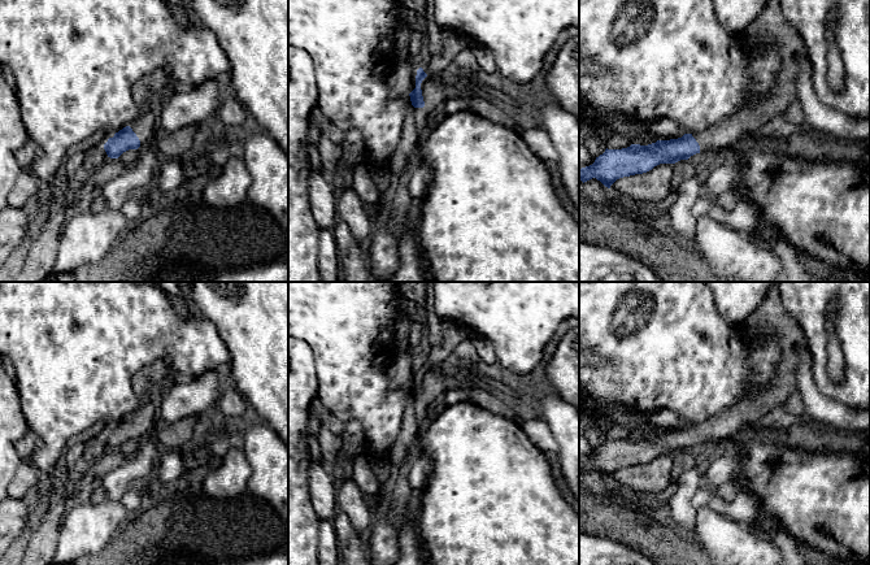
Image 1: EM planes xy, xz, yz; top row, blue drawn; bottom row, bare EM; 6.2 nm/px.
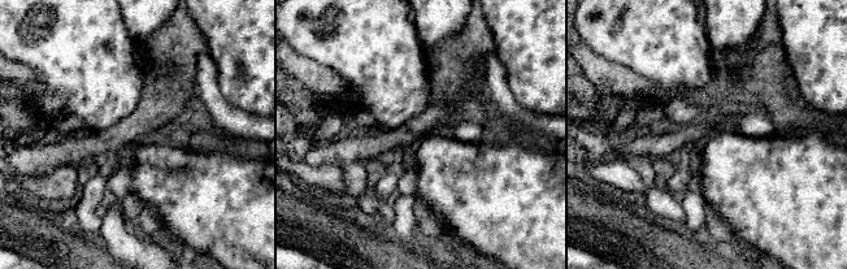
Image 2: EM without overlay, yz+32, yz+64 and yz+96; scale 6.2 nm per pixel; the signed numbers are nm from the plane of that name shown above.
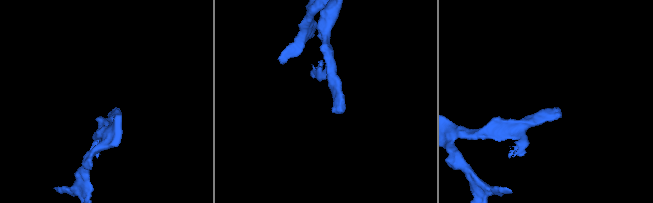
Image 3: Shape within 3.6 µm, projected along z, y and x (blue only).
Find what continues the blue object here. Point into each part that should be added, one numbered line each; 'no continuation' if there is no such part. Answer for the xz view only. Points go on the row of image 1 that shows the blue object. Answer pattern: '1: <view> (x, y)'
1: xz (435, 90)

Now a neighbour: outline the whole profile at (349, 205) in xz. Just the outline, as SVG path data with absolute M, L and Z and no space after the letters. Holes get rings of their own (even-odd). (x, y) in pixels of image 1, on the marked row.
M347 184L338 199L338 217L348 225L352 235L360 243L366 244L373 234L374 222L364 210L362 204L356 191Z

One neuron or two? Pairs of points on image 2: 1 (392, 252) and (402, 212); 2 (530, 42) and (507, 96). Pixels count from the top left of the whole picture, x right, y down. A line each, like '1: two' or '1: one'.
1: two
2: two

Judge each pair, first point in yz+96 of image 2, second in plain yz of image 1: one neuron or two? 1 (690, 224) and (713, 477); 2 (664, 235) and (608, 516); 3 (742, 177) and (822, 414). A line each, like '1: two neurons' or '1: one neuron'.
1: two neurons
2: one neuron
3: two neurons

